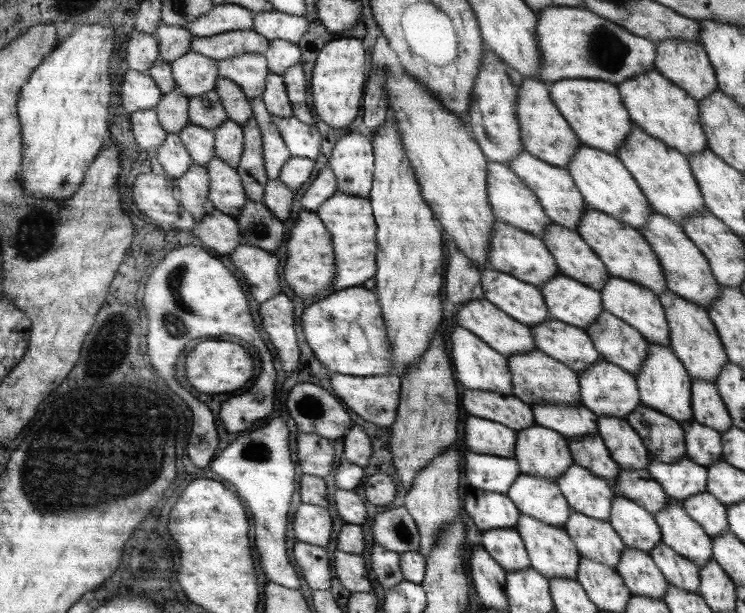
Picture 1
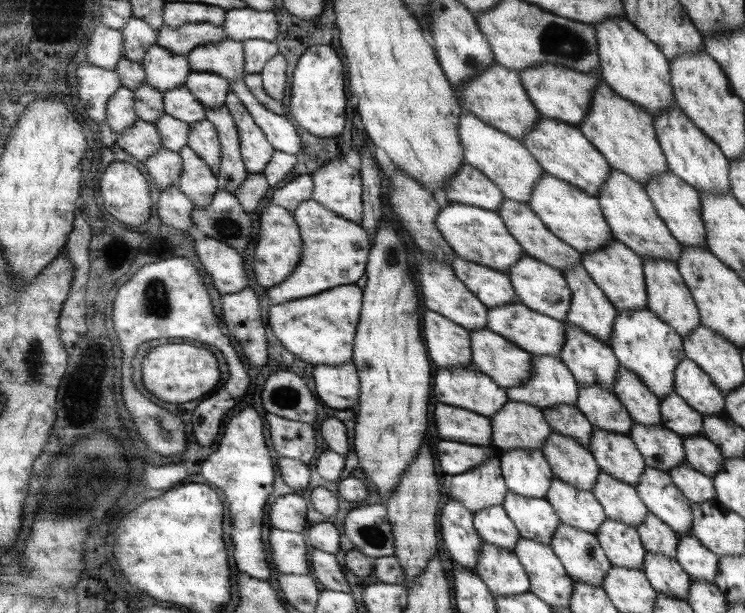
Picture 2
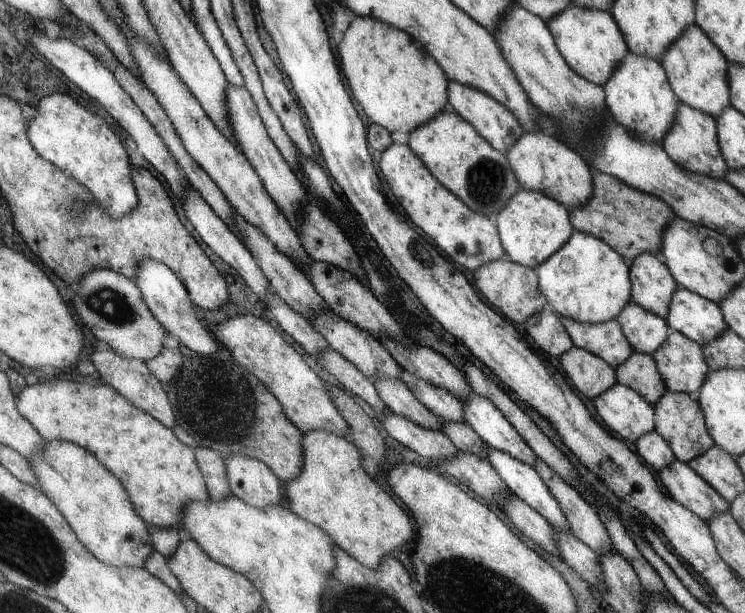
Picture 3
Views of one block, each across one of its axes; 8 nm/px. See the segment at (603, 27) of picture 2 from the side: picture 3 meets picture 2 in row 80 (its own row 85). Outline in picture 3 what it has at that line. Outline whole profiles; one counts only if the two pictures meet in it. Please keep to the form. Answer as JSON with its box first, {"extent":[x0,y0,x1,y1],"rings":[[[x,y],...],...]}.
{"extent":[603,52,680,144],"rings":[[[629,52],[603,89],[607,93],[607,108],[611,110],[615,121],[648,142],[661,144],[675,124],[680,100],[672,90],[667,71],[656,59],[647,59]]]}

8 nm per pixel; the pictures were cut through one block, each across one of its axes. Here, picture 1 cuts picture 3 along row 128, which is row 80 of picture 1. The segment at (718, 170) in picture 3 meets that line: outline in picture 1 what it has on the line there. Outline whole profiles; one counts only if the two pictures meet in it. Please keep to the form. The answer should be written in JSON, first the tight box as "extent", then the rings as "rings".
{"extent":[655,38,719,101],"rings":[[[673,38],[663,40],[656,46],[655,69],[671,79],[677,86],[682,87],[691,97],[700,101],[719,90],[718,75],[715,73],[715,67],[712,66],[710,56],[702,43]]]}

